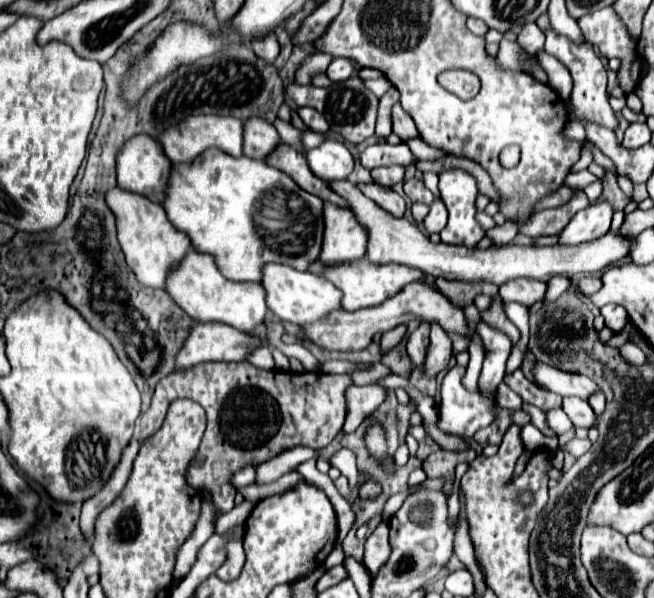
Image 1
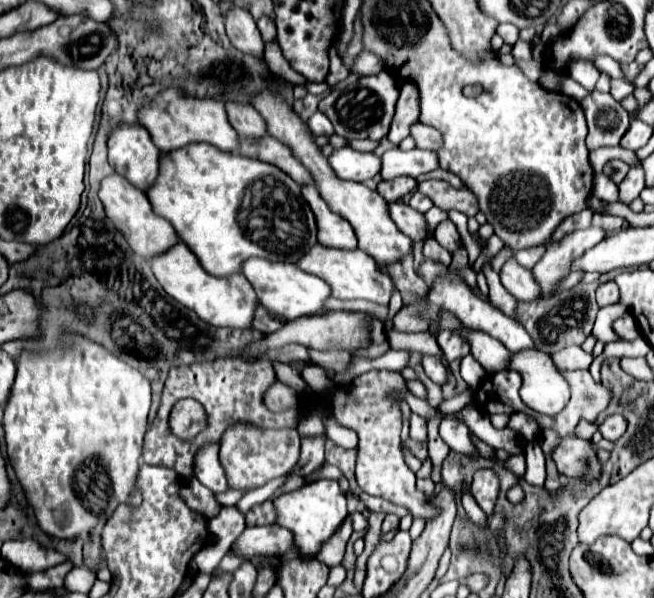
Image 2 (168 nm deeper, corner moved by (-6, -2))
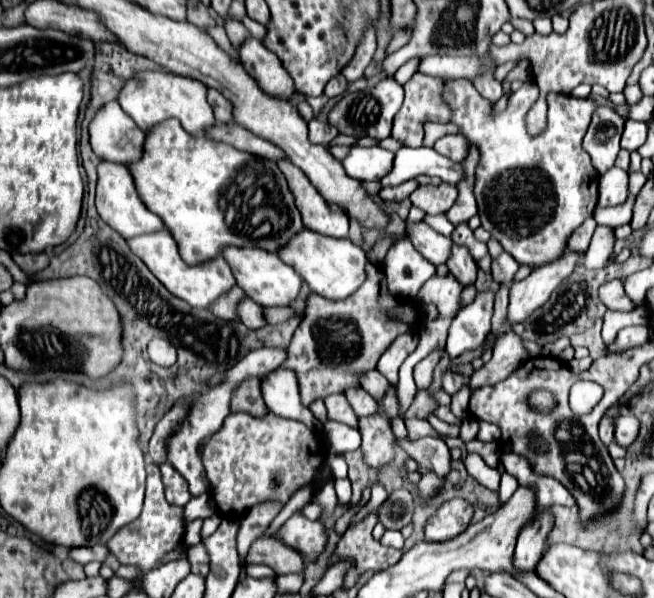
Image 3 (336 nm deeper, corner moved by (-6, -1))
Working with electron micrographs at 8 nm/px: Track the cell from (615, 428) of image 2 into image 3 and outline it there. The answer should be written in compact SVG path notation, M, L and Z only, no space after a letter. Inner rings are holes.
M624 413L616 419L616 427L614 427L614 439L620 447L630 447L630 443L634 443L634 439L638 437L638 419L632 413Z

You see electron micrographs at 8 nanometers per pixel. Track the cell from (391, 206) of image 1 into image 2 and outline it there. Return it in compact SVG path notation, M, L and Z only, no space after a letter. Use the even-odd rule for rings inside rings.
M390 202L388 208L390 208L392 220L398 224L400 230L404 230L406 236L410 236L414 242L426 238L426 234L428 234L426 222L424 222L424 216L418 210L414 210L414 208L410 208L408 204L402 204L402 202Z

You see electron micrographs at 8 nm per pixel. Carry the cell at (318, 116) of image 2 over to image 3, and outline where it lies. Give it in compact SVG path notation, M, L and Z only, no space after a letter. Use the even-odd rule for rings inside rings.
M312 119L312 121L308 123L308 135L310 135L310 141L312 141L312 143L318 143L318 145L328 147L330 141L338 135L338 131L336 131L334 127L330 127L330 123Z

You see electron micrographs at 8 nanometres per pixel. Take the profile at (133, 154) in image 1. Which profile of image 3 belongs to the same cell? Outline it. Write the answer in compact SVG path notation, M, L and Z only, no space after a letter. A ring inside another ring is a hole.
M116 101L102 105L88 125L92 151L106 161L130 165L142 157L146 133L122 111Z

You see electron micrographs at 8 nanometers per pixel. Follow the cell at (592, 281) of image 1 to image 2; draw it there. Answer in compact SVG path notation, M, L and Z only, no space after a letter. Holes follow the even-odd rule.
M606 282L606 284L600 284L598 290L596 290L596 302L600 306L608 306L608 304L616 304L618 302L618 286L616 282Z

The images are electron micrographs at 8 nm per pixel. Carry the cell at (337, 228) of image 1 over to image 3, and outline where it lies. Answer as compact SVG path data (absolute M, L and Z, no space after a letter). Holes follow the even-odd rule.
M282 159L278 167L286 175L286 181L290 183L290 191L302 215L302 223L308 229L328 237L348 237L346 211L342 211L342 207L334 203L326 203L326 199L322 199L322 195L316 191L310 179L298 167L294 167L288 159Z

